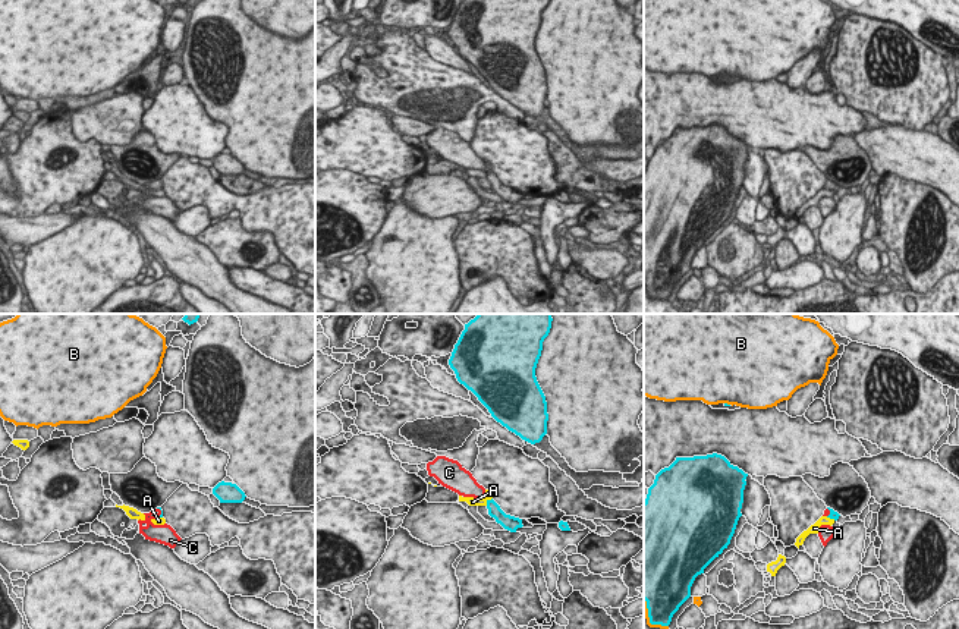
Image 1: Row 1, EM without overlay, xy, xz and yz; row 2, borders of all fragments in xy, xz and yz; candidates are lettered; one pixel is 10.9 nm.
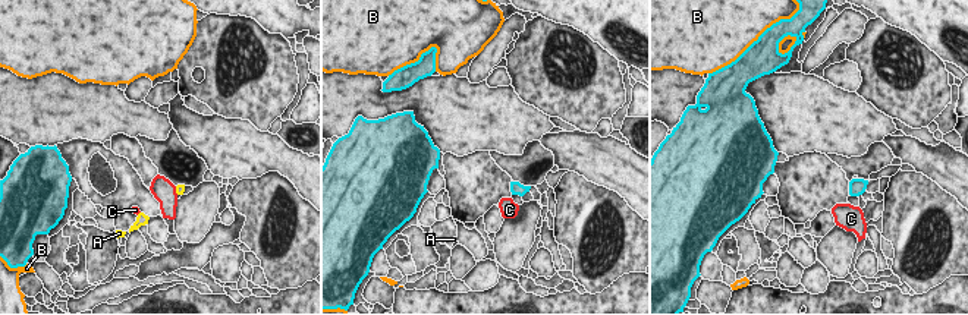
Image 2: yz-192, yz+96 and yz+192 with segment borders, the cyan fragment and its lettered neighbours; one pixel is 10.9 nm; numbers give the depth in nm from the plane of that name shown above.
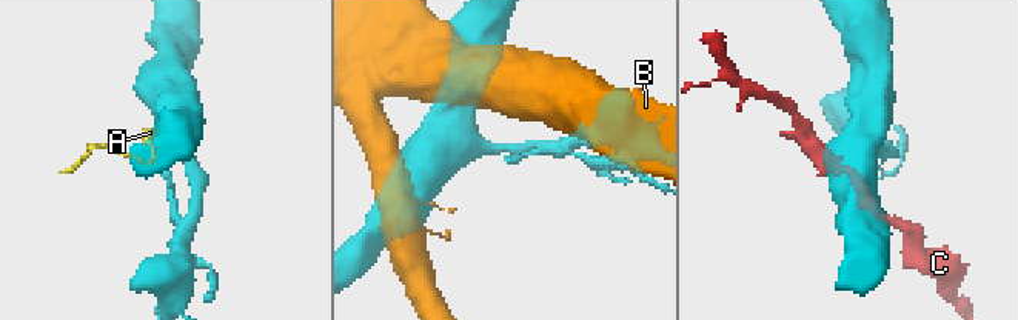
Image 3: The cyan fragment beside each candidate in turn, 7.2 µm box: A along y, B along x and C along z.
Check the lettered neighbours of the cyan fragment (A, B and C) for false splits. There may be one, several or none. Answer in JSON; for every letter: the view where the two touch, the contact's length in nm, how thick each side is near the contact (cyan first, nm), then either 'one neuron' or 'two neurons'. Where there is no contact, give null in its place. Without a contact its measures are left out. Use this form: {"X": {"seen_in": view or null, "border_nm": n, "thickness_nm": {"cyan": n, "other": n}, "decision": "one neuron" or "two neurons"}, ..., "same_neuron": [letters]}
{"A": {"seen_in": "xz", "border_nm": 120, "thickness_nm": {"cyan": 140, "other": 100}, "decision": "two neurons"}, "B": {"seen_in": "yz", "border_nm": 420, "thickness_nm": {"cyan": 360, "other": 420}, "decision": "two neurons"}, "C": {"seen_in": "xy", "border_nm": 110, "thickness_nm": {"cyan": 30, "other": 220}, "decision": "one neuron"}, "same_neuron": ["C"]}

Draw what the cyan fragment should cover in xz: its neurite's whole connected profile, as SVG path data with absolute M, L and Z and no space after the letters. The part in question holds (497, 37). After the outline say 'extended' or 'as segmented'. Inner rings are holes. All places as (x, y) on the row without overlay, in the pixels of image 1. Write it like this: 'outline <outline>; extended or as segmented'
outline M465 0L449 31L456 50L488 81L491 88L535 116L547 106L547 73L535 40L550 0Z; as segmented

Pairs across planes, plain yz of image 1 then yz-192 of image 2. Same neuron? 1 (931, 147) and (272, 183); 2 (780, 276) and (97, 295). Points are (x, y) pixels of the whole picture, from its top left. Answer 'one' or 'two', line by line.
1: two
2: one

